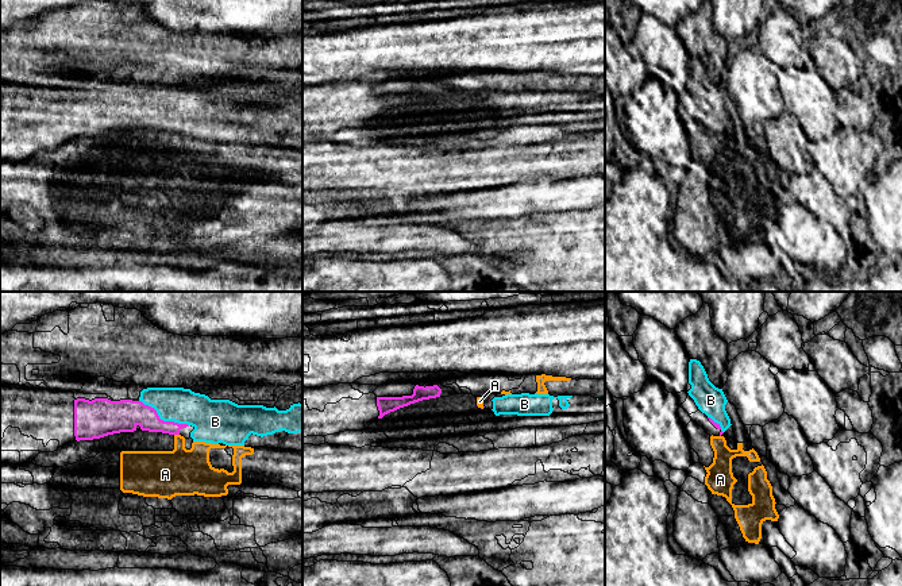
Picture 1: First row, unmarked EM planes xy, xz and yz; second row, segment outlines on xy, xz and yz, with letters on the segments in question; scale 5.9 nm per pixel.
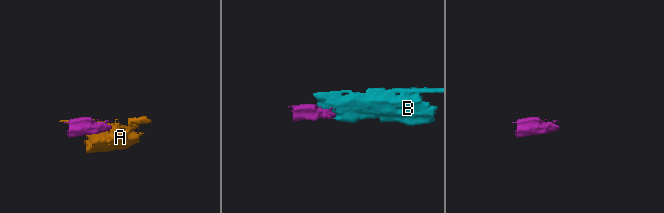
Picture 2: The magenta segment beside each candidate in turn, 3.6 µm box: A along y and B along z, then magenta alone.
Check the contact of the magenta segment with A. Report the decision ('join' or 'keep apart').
keep apart

